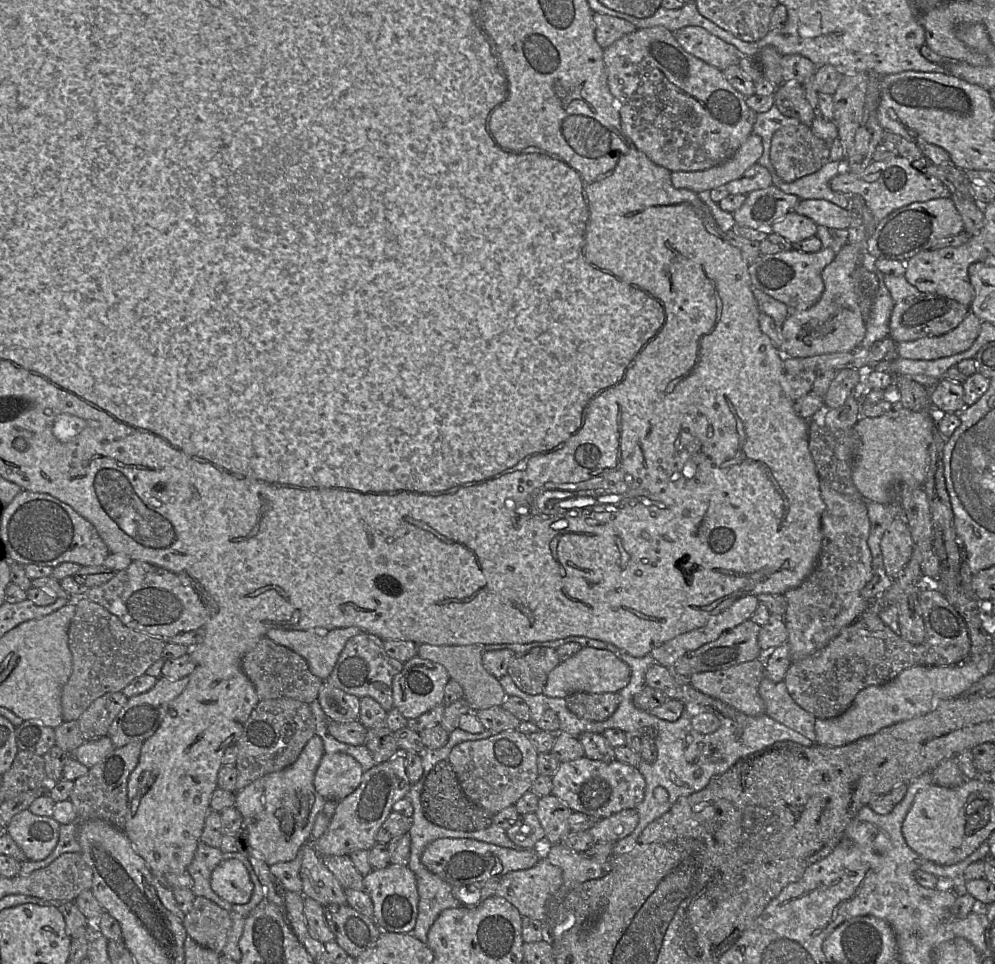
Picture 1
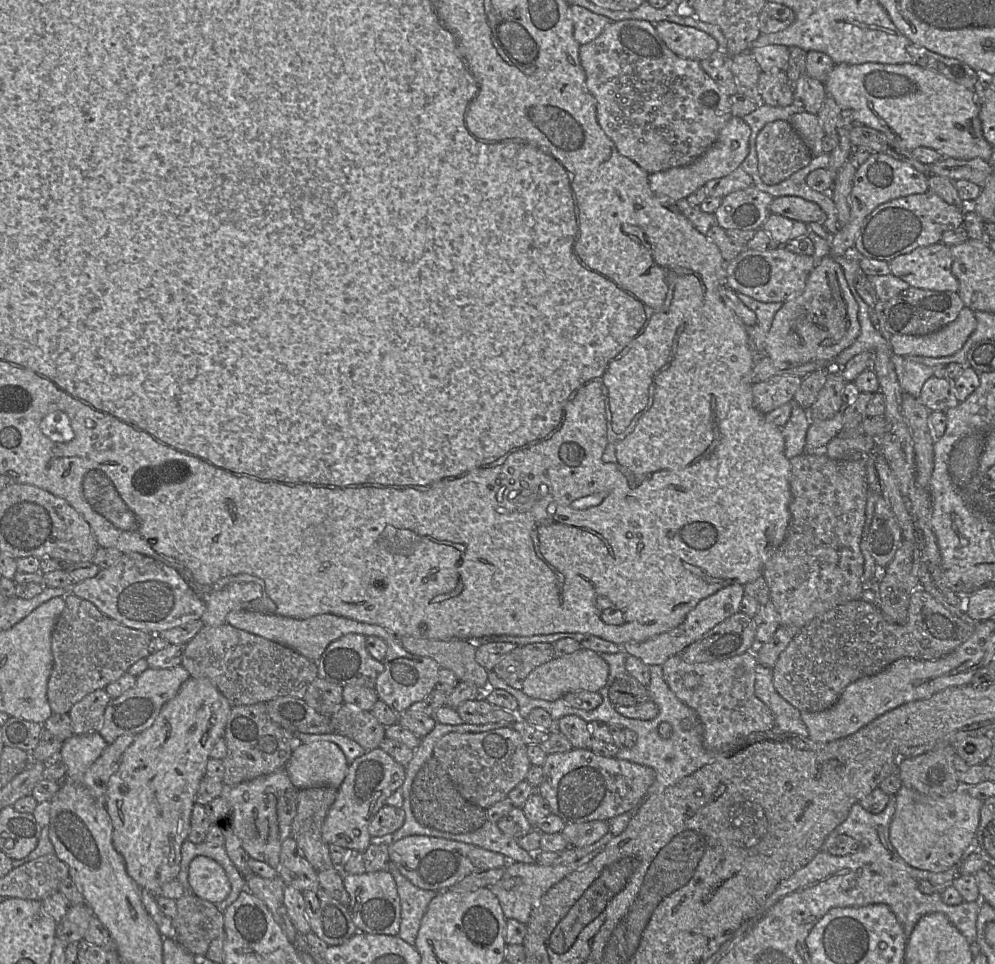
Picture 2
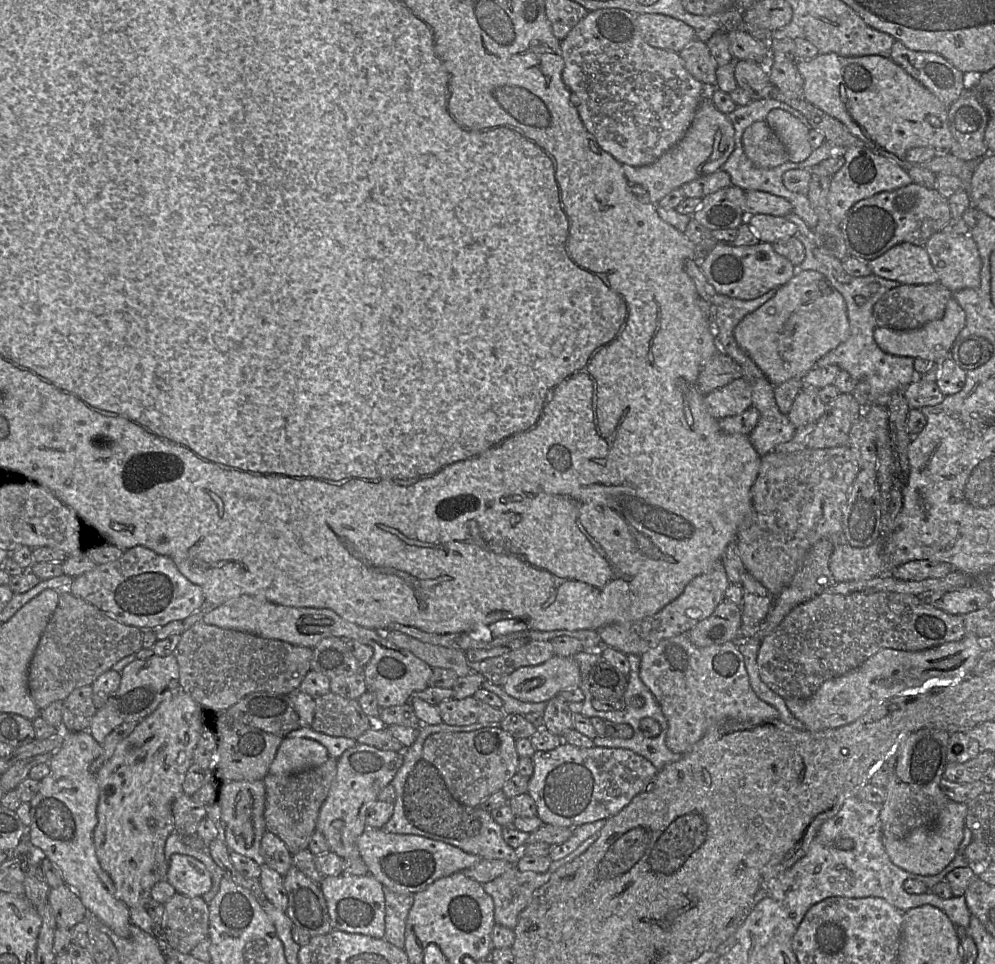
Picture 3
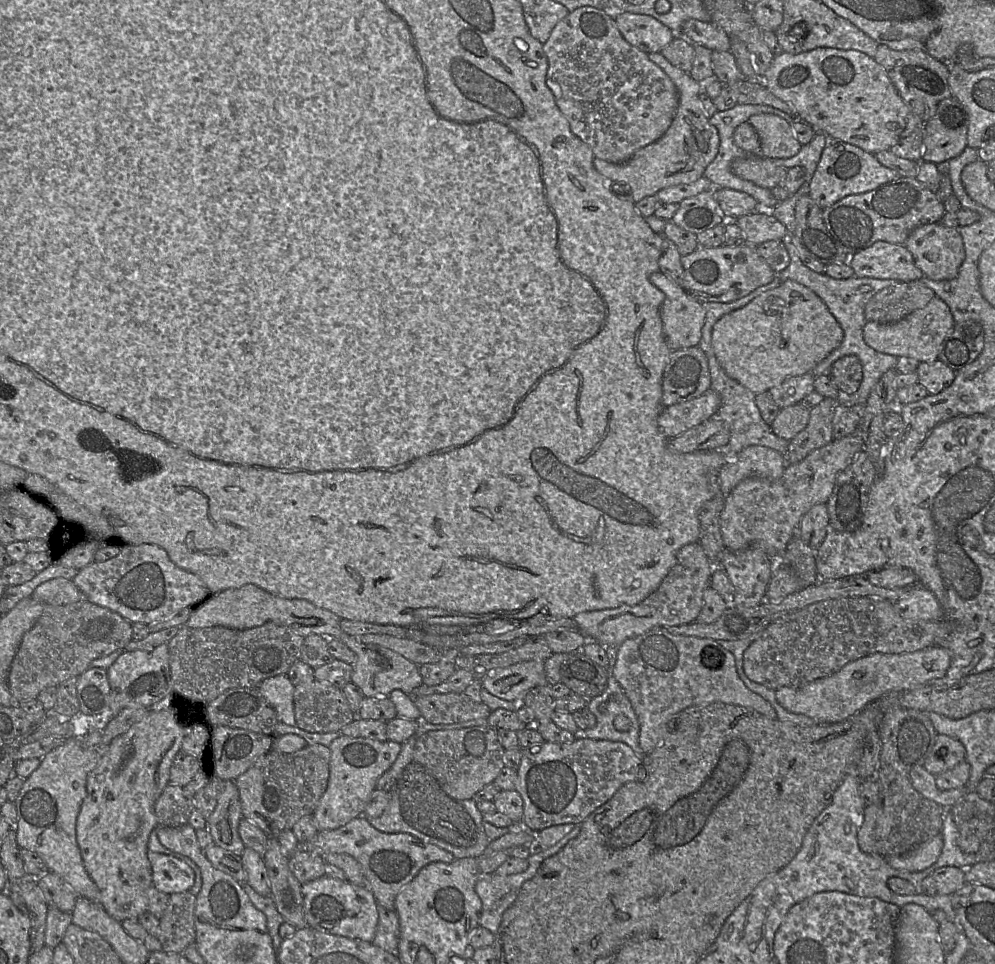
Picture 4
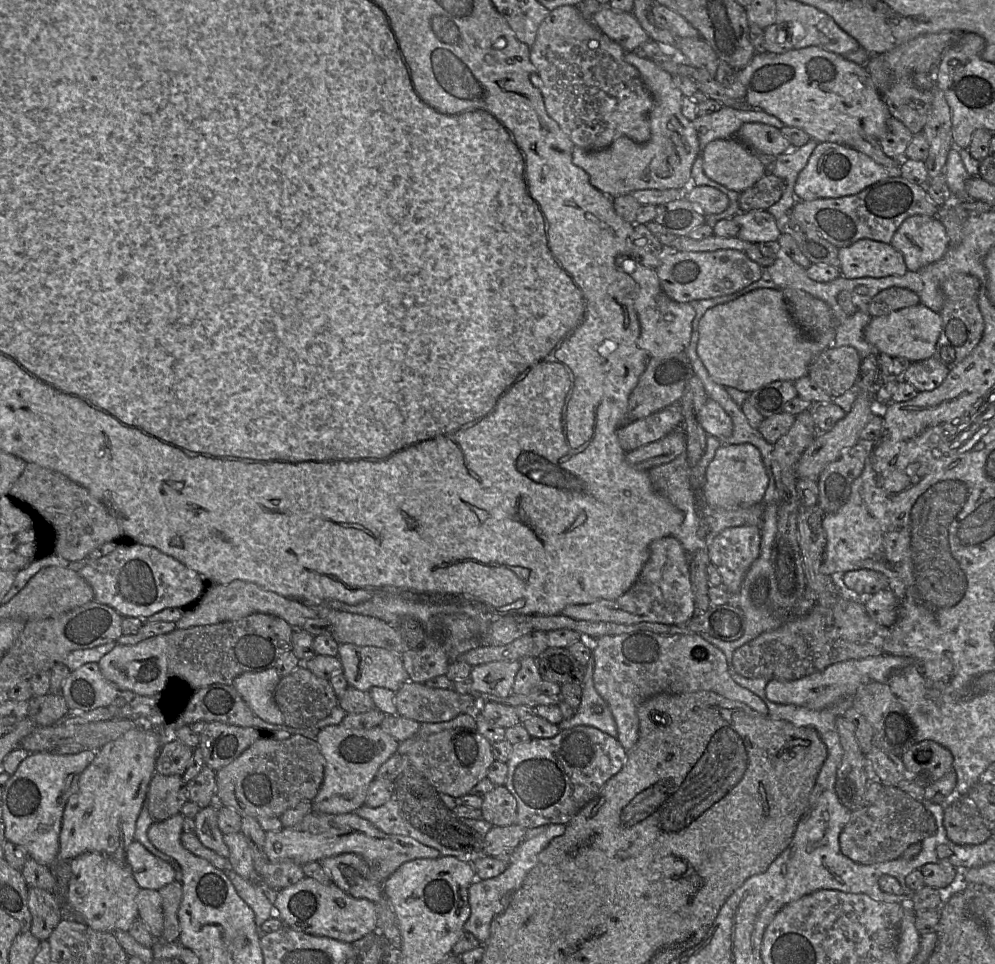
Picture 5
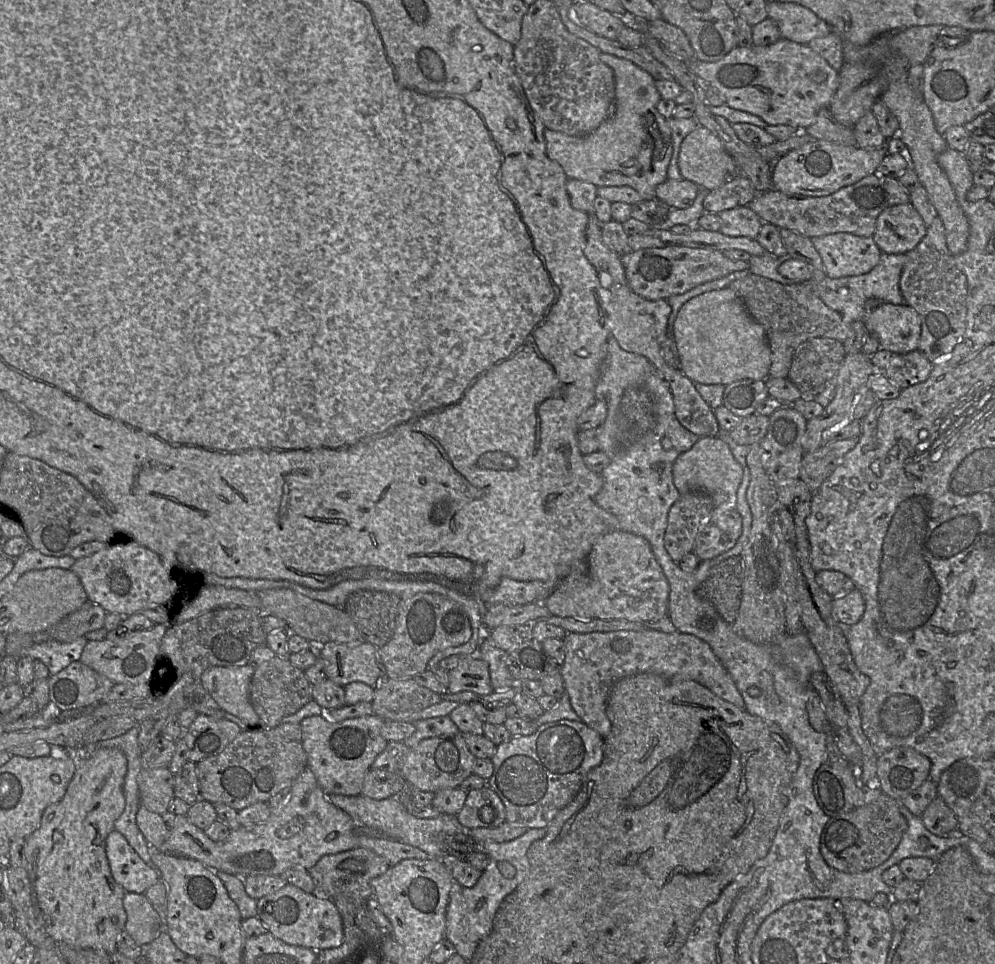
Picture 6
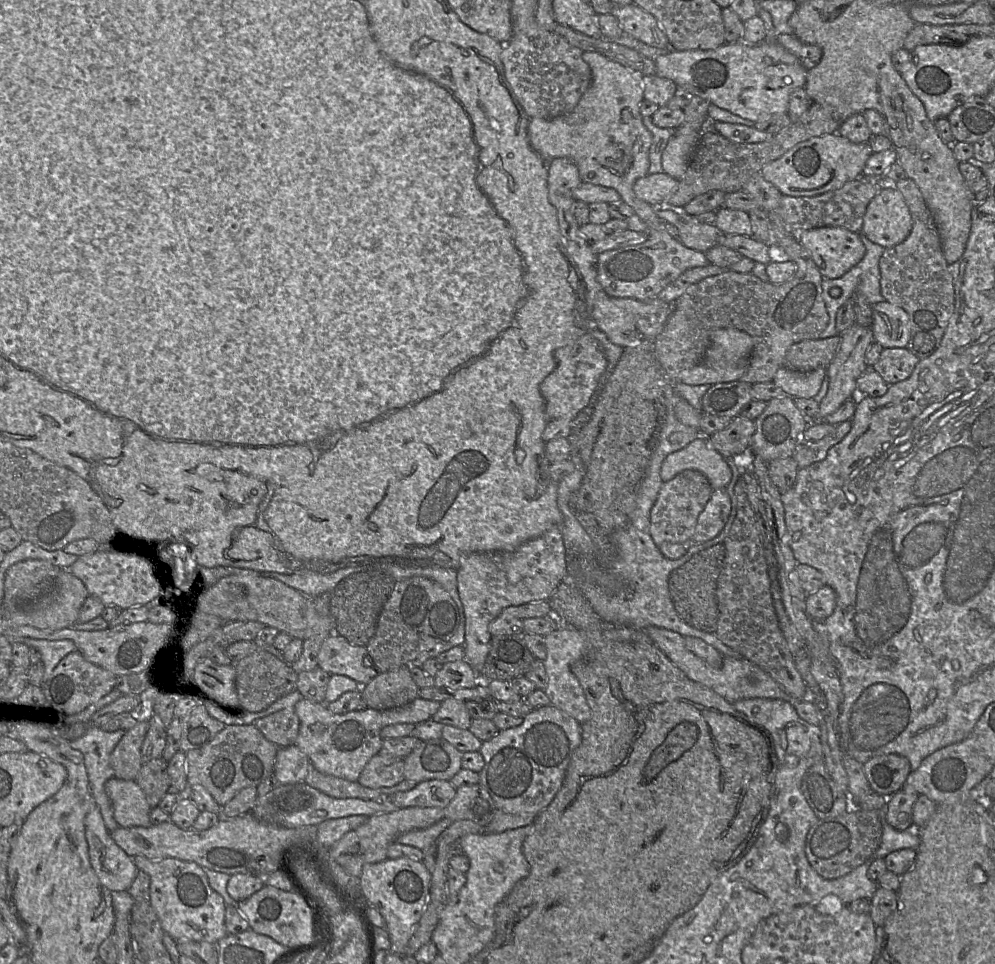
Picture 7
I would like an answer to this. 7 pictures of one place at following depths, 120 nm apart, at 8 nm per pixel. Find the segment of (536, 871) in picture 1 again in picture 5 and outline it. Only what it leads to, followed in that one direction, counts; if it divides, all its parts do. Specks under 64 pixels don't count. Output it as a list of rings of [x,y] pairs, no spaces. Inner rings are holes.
[[[551,824],[544,832],[525,839],[512,851],[507,868],[499,875],[490,879],[475,879],[468,889],[470,915],[464,924],[464,931],[471,933],[481,944],[486,943],[490,935],[490,925],[509,905],[514,893],[520,888],[528,872],[535,866],[539,853],[556,837],[561,836],[566,829],[564,824]]]

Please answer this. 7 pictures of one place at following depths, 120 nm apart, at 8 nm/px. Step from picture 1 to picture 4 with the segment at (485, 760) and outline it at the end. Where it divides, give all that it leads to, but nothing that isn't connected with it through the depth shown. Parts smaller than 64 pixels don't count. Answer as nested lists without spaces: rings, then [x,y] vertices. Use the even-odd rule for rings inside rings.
[[[476,726],[428,731],[417,738],[413,761],[422,764],[449,797],[456,801],[471,800],[483,787],[493,783],[505,767],[505,748],[500,743],[496,730]]]

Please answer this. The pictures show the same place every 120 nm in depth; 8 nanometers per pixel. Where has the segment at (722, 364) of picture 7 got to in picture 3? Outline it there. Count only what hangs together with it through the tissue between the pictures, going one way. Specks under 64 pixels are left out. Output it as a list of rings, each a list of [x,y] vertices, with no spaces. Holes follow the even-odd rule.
[[[798,270],[785,285],[778,288],[763,306],[746,315],[735,327],[738,346],[754,361],[770,383],[776,387],[792,379],[802,379],[816,363],[845,343],[850,336],[847,306],[837,291],[821,272]]]

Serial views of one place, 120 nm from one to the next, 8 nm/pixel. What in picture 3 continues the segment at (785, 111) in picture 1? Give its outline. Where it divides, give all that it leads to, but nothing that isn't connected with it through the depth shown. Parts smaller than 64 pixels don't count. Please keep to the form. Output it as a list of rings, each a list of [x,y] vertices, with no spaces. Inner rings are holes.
[[[747,60],[735,61],[735,80],[738,88],[746,91],[752,101],[770,98],[775,89],[766,64]]]

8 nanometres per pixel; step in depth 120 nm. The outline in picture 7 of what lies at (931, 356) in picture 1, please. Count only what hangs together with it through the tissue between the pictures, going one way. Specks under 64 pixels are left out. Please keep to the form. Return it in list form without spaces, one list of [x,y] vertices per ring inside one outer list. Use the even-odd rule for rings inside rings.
[[[886,300],[871,306],[875,341],[883,348],[906,348],[910,335],[907,312]]]

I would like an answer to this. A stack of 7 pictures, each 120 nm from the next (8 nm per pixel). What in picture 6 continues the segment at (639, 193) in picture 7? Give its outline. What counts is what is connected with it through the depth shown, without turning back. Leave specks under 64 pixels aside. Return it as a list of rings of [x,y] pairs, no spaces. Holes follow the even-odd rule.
[[[667,179],[655,189],[655,199],[675,208],[687,208],[693,204],[702,189],[684,179]]]

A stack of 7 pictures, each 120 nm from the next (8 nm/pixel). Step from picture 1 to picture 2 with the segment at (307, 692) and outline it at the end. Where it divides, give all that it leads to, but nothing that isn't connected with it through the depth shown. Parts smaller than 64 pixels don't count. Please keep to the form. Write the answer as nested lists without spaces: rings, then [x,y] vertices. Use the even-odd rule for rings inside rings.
[[[228,624],[204,626],[187,644],[182,666],[190,676],[209,680],[232,707],[268,702],[282,696],[304,699],[310,684],[318,678],[318,665],[293,649]]]

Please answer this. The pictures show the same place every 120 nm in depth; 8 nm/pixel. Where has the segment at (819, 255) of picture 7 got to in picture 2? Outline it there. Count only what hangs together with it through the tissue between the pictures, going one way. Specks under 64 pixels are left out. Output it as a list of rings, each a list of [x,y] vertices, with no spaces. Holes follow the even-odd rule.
[[[942,243],[919,247],[890,262],[891,274],[911,287],[958,293],[959,281],[952,273],[950,246]]]

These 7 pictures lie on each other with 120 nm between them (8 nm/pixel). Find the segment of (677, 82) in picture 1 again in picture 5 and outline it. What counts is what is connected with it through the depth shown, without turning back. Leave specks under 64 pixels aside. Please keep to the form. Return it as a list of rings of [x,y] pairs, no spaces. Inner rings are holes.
[[[576,6],[555,8],[540,24],[536,40],[530,47],[530,60],[534,72],[540,77],[540,86],[537,87],[543,95],[548,115],[574,145],[585,150],[601,150],[620,137],[627,137],[637,143],[650,140],[649,113],[653,99],[639,71],[625,61],[625,53],[619,43],[602,33]]]

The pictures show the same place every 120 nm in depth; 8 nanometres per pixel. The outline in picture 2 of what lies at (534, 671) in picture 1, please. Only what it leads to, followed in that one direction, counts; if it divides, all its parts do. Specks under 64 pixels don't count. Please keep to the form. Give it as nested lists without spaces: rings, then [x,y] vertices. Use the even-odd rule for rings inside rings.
[[[528,644],[504,655],[491,672],[512,688],[521,690],[525,679],[535,668],[554,658],[555,651],[552,644]]]

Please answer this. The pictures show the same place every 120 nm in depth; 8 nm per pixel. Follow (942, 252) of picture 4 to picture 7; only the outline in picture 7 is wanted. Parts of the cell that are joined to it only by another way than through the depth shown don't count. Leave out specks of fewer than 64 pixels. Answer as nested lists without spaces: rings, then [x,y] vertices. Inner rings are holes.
[[[888,180],[867,206],[861,234],[885,248],[903,242],[910,234],[913,220],[901,192]]]

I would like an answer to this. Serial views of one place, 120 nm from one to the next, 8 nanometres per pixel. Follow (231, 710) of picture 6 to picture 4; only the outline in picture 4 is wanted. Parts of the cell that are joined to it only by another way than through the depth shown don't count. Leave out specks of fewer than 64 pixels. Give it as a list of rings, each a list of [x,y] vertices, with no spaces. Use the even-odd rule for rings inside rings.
[[[282,674],[268,678],[256,689],[274,708],[279,722],[296,726],[293,699],[295,685],[287,675]]]

